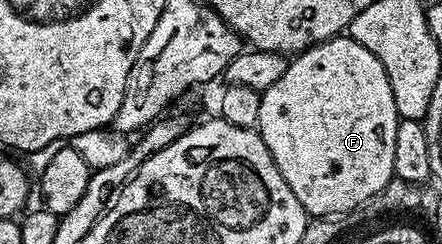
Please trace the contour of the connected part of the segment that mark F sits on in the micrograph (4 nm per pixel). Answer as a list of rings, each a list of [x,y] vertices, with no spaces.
[[[338,35],[329,41],[320,41],[318,45],[312,45],[305,52],[296,54],[289,61],[287,71],[283,71],[279,83],[271,83],[271,87],[267,87],[260,96],[259,115],[255,128],[260,133],[263,143],[267,143],[267,151],[271,151],[271,159],[275,159],[275,167],[279,167],[279,175],[287,179],[287,187],[295,191],[295,199],[299,199],[299,203],[310,218],[345,215],[341,213],[349,213],[352,209],[367,204],[372,197],[377,197],[380,193],[382,196],[388,190],[389,183],[395,176],[393,171],[395,131],[399,118],[395,107],[395,95],[391,95],[391,83],[387,79],[387,71],[383,63],[379,63],[379,59],[375,59],[375,55],[371,55],[371,51],[363,47],[363,43],[348,35]]]

